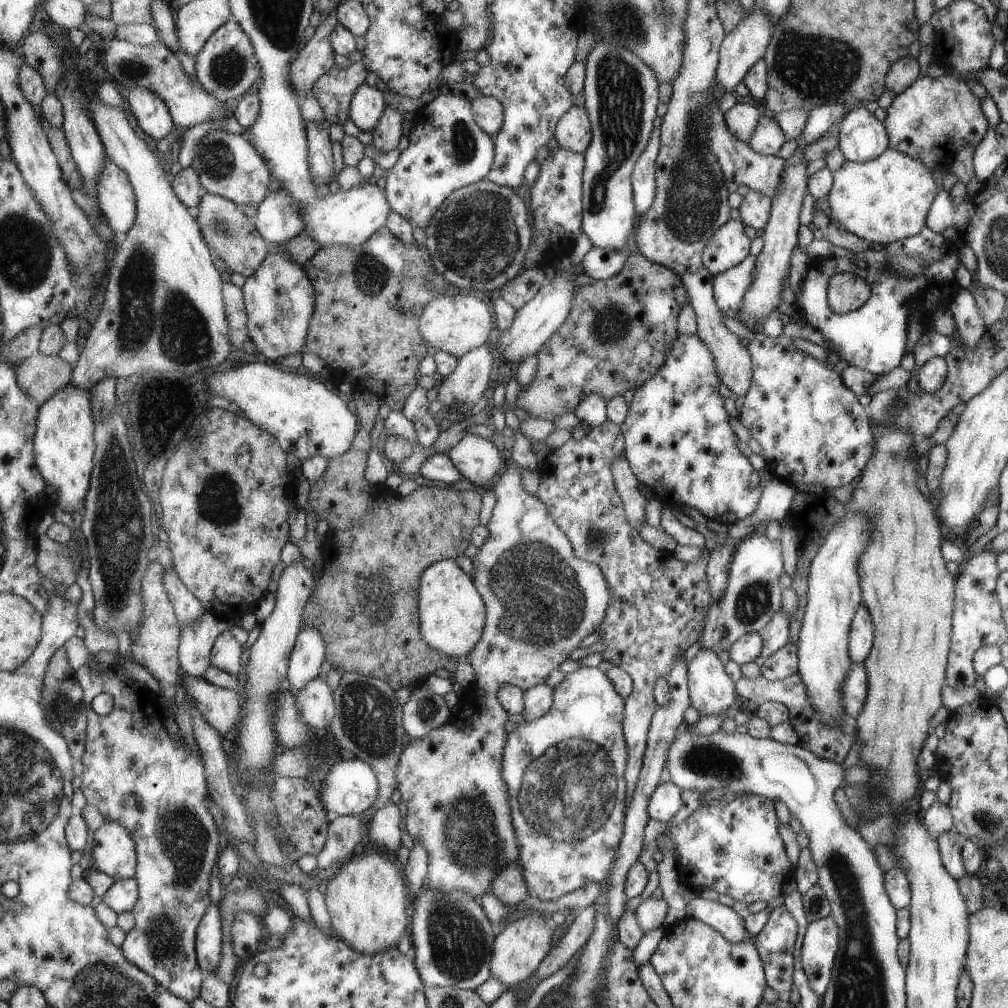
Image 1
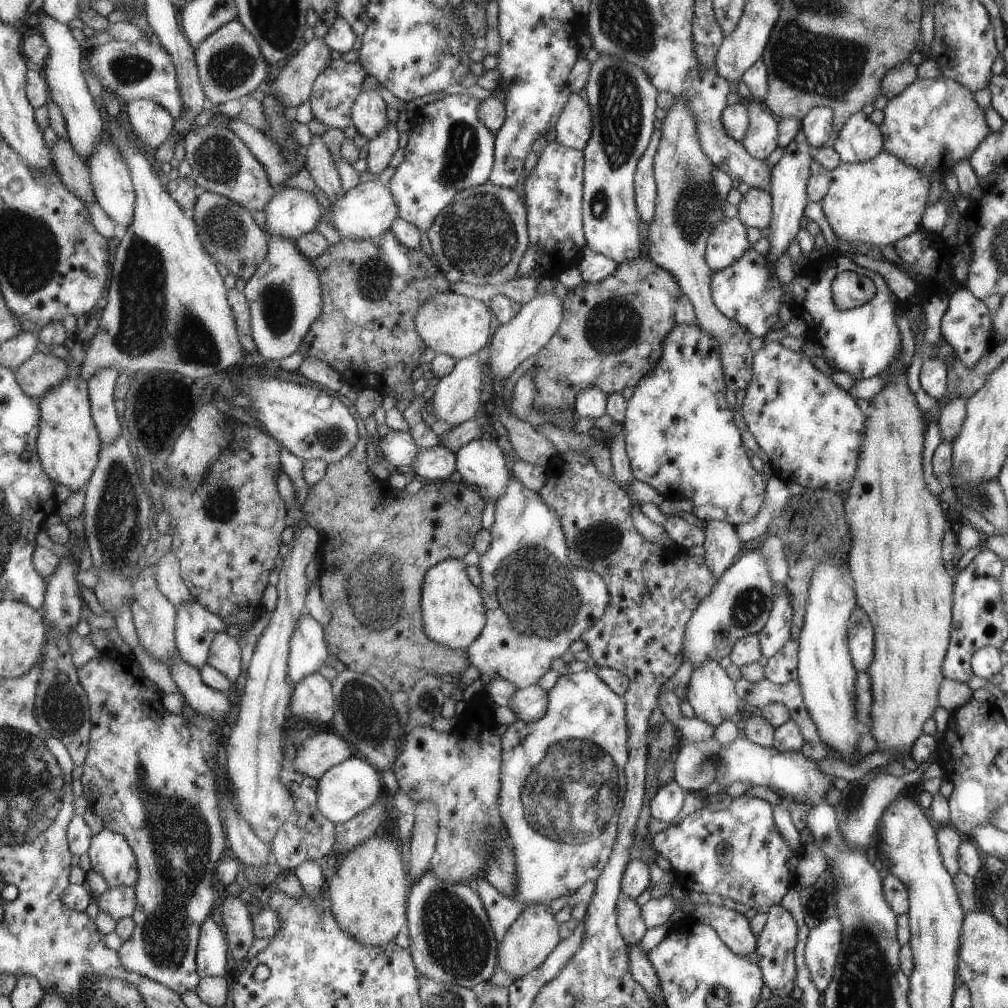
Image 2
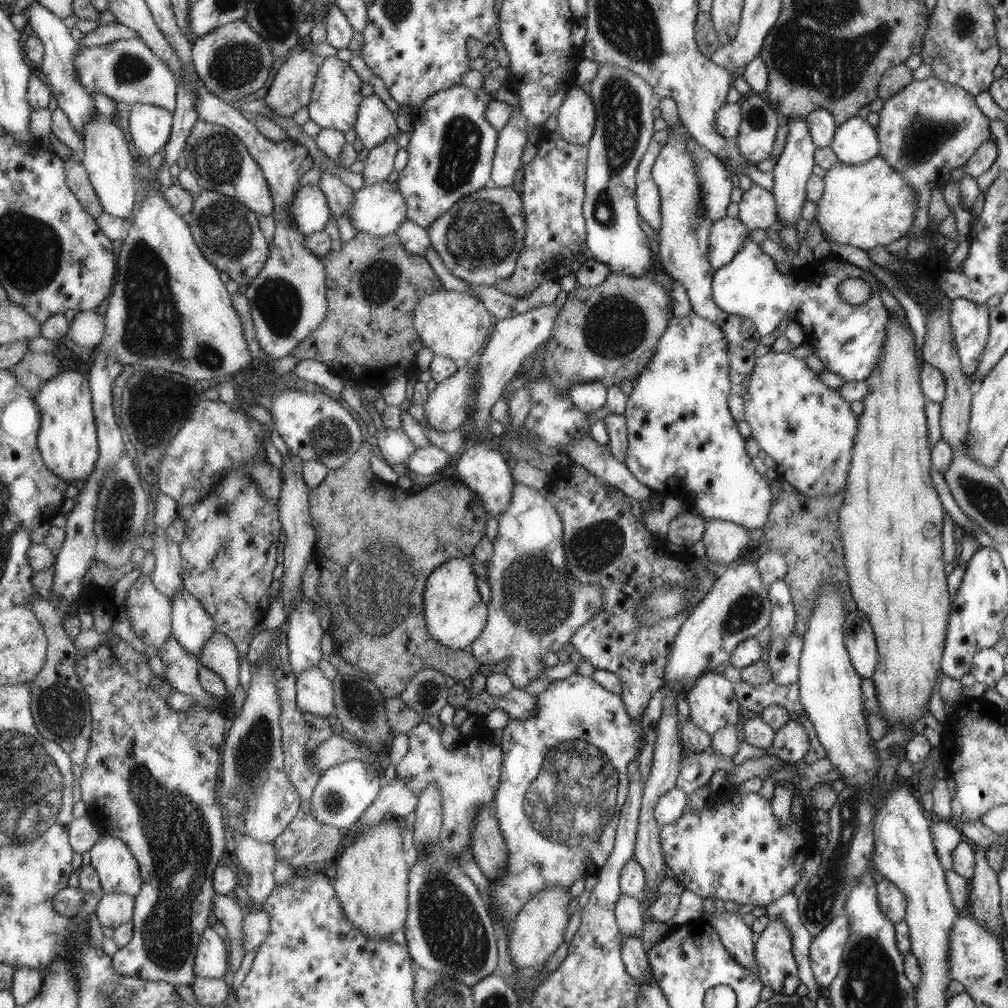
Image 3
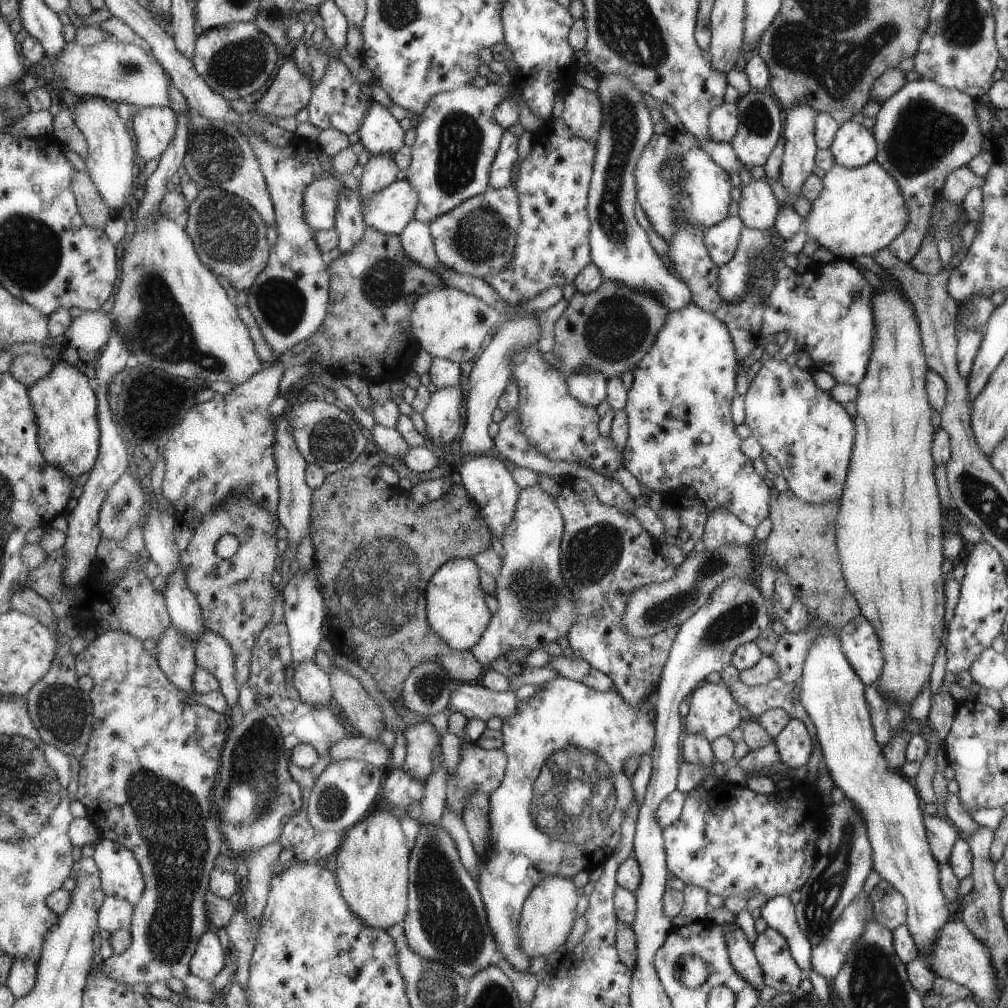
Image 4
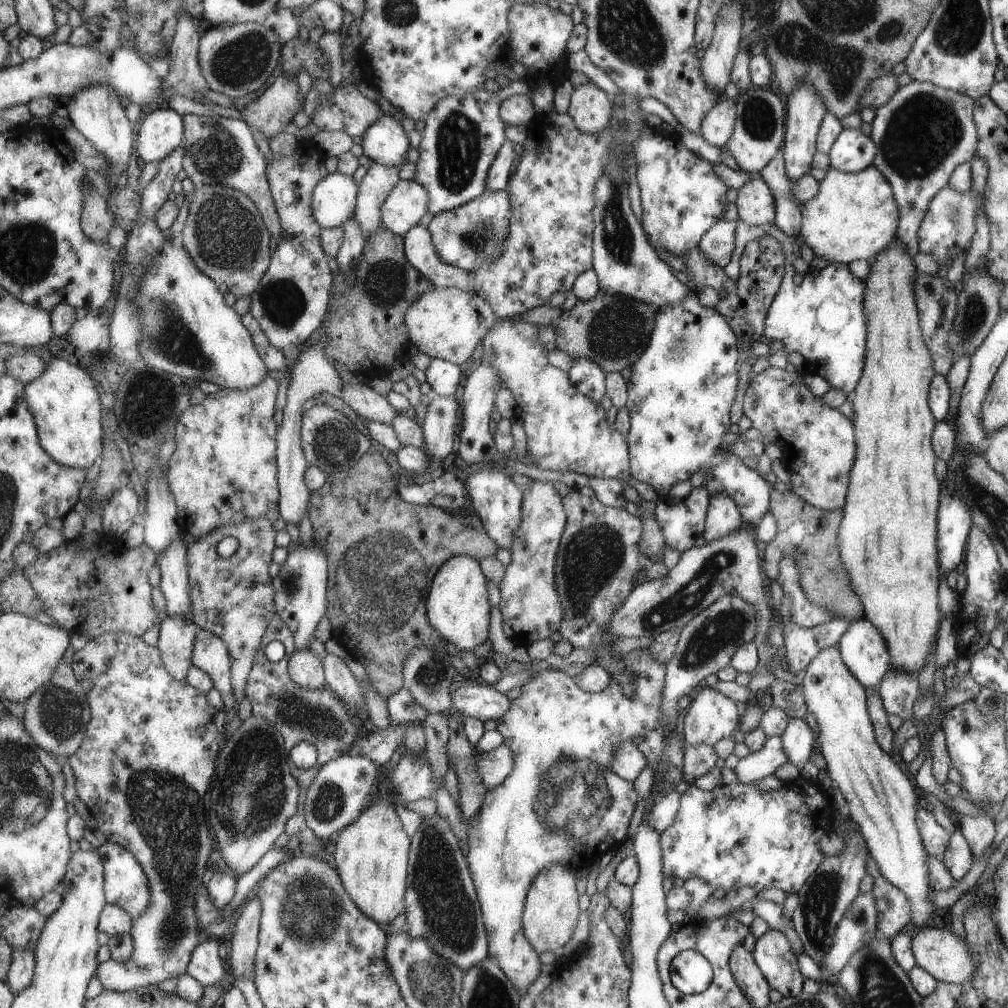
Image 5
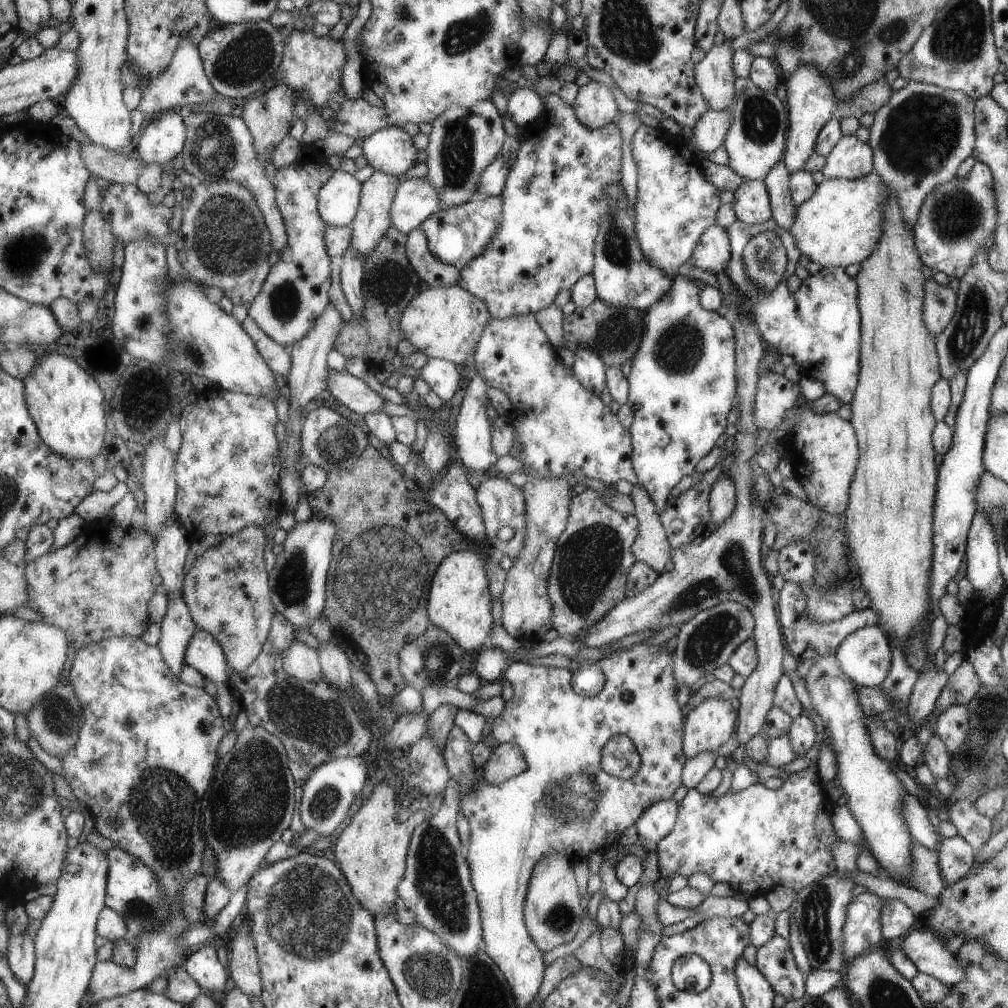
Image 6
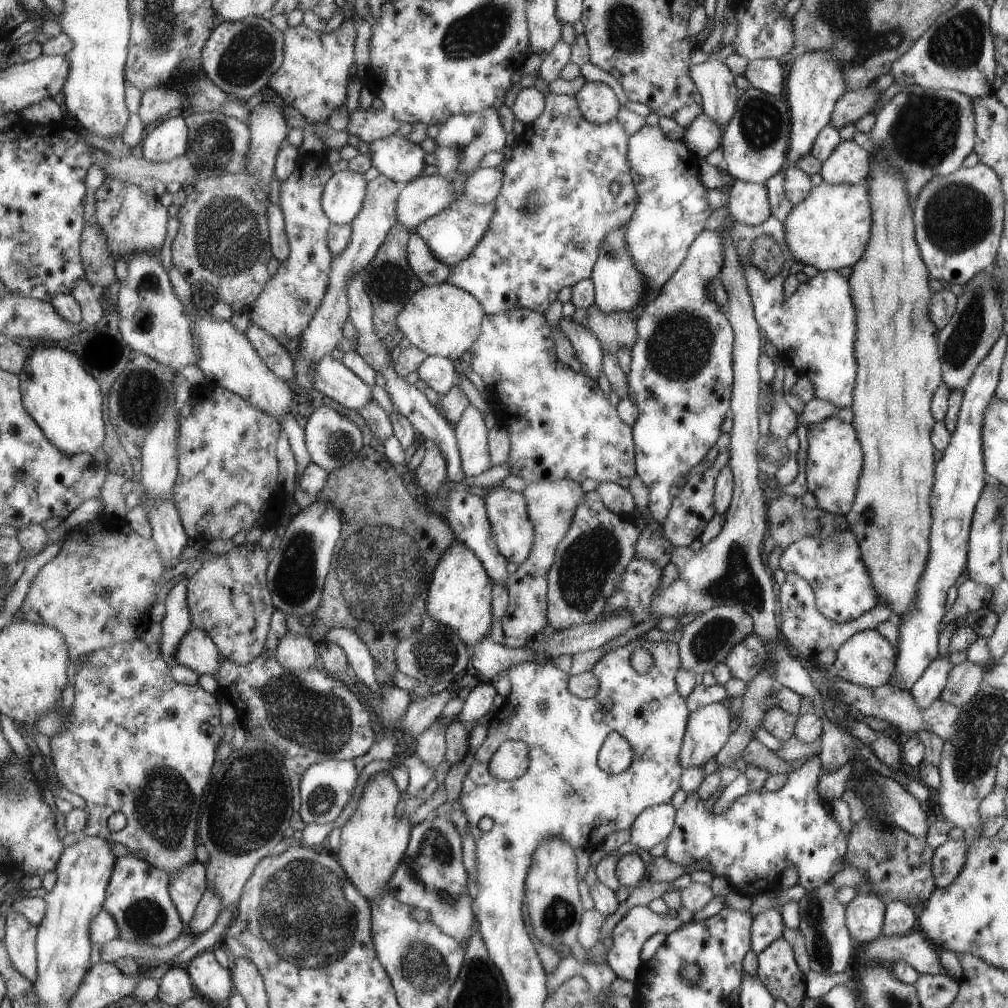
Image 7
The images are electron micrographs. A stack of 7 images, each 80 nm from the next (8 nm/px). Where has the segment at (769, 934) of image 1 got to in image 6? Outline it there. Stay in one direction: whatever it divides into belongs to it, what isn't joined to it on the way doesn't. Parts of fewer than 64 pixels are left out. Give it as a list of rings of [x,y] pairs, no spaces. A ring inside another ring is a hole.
[[[774,933],[756,951],[754,966],[773,988],[773,992],[786,1000],[802,998],[803,978],[795,968],[789,942]]]

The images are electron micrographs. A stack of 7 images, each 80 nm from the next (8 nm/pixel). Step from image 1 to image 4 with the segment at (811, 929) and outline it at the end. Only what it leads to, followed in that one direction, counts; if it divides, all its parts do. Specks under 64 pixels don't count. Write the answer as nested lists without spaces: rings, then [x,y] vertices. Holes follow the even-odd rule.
[[[859,895],[853,899],[840,912],[837,920],[830,926],[828,933],[822,941],[810,950],[810,968],[815,970],[817,974],[821,974],[826,980],[833,979],[841,968],[842,962],[845,960],[846,952],[864,934],[868,921],[873,917],[871,900],[866,895]]]

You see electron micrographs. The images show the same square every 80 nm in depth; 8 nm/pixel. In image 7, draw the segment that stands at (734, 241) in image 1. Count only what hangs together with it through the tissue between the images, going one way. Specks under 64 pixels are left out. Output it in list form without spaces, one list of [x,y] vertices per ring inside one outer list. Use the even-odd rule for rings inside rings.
[[[707,231],[692,242],[681,266],[665,281],[661,290],[641,310],[636,318],[636,340],[630,346],[630,366],[626,374],[626,397],[635,403],[637,420],[632,424],[634,466],[636,475],[648,488],[647,518],[662,524],[670,507],[669,487],[681,474],[703,460],[703,456],[719,438],[719,426],[729,408],[729,394],[734,374],[731,374],[731,332],[727,316],[719,312],[709,296],[709,282],[722,268],[723,236]]]

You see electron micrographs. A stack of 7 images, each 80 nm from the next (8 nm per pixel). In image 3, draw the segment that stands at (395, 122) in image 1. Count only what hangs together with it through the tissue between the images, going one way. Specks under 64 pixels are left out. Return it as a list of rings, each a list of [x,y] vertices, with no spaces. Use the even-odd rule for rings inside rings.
[[[397,136],[389,137],[377,148],[371,149],[363,172],[364,184],[374,185],[385,182],[391,176],[391,172],[396,170],[396,156],[399,149]]]

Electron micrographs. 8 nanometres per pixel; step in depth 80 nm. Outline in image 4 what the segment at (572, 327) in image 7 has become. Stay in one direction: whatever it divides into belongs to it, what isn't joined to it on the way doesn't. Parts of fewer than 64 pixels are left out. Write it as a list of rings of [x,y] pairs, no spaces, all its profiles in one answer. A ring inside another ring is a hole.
[[[575,371],[568,376],[570,394],[587,406],[597,406],[607,397],[607,380],[595,371]]]

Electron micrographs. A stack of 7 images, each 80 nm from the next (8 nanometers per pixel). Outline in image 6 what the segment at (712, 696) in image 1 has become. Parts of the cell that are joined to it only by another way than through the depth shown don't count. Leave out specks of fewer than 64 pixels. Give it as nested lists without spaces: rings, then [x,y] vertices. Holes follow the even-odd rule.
[[[707,698],[687,712],[682,725],[682,750],[686,758],[703,750],[717,751],[731,736],[735,710],[729,700]]]

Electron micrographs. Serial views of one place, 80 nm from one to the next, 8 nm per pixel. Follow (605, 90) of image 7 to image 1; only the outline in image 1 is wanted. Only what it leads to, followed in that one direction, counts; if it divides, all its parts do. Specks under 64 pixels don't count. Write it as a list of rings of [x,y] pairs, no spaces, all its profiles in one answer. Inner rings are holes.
[[[571,104],[559,121],[555,134],[559,146],[574,153],[583,153],[592,138],[591,120],[584,107]]]

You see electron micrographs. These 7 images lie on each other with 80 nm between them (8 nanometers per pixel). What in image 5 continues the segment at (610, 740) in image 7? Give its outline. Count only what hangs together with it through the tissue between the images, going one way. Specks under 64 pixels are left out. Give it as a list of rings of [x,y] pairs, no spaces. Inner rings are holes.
[[[623,740],[614,749],[610,770],[622,780],[633,782],[645,766],[643,754],[629,740]]]

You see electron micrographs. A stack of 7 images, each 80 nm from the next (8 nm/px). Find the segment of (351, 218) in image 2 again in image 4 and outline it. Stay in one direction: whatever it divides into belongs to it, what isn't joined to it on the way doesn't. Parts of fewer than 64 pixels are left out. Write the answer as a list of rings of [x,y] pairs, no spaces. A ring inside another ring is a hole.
[[[406,179],[397,180],[387,189],[376,194],[371,201],[362,202],[366,223],[382,233],[400,235],[408,228],[408,224],[416,220],[416,210],[420,204],[420,192]]]

